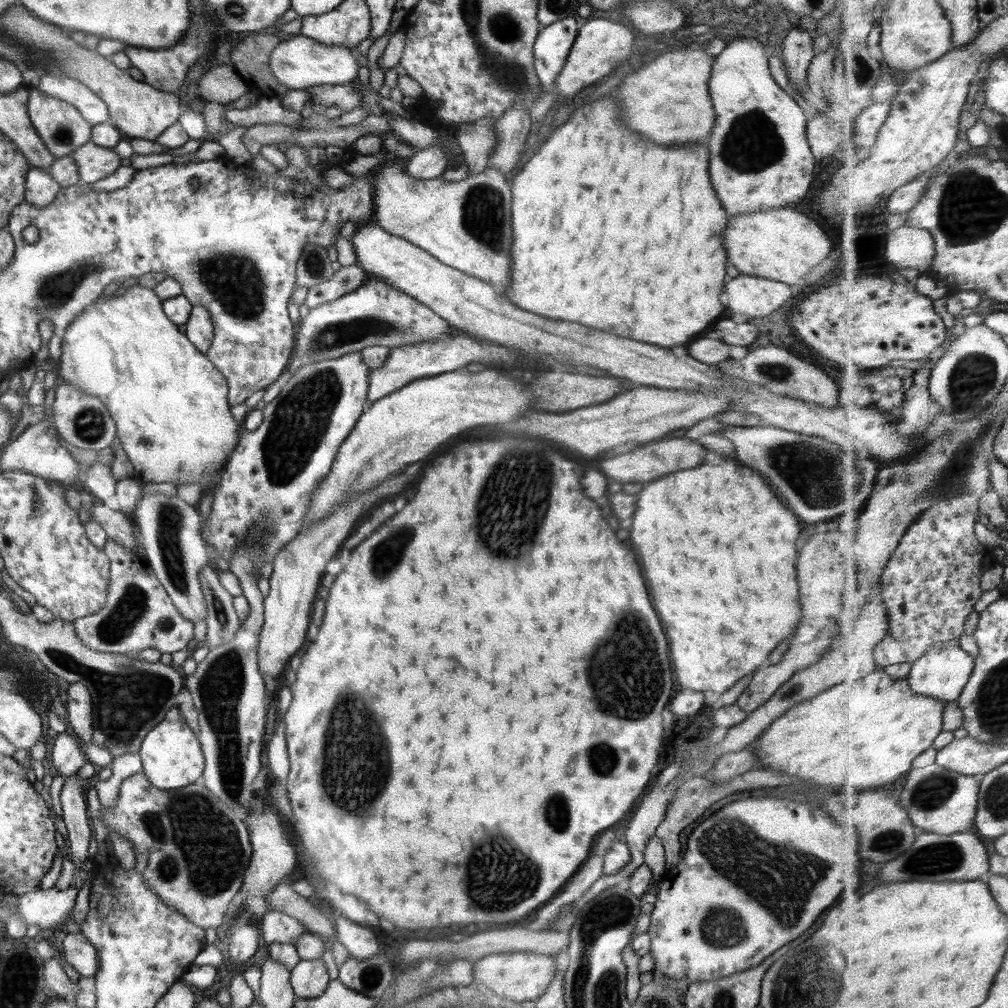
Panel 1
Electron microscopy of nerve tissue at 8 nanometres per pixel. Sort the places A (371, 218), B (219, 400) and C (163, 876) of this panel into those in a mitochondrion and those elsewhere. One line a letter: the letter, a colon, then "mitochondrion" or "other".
A: other
B: other
C: mitochondrion

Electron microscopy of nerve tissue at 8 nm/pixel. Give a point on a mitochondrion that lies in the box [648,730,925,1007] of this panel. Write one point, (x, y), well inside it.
(786, 885)

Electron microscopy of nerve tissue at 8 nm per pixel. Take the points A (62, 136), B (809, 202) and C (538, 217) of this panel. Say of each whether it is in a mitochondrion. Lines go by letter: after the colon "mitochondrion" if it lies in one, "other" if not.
A: mitochondrion
B: other
C: other

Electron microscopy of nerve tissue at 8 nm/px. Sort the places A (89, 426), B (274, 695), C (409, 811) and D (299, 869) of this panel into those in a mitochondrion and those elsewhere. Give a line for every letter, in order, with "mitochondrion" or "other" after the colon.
A: mitochondrion
B: other
C: other
D: other

